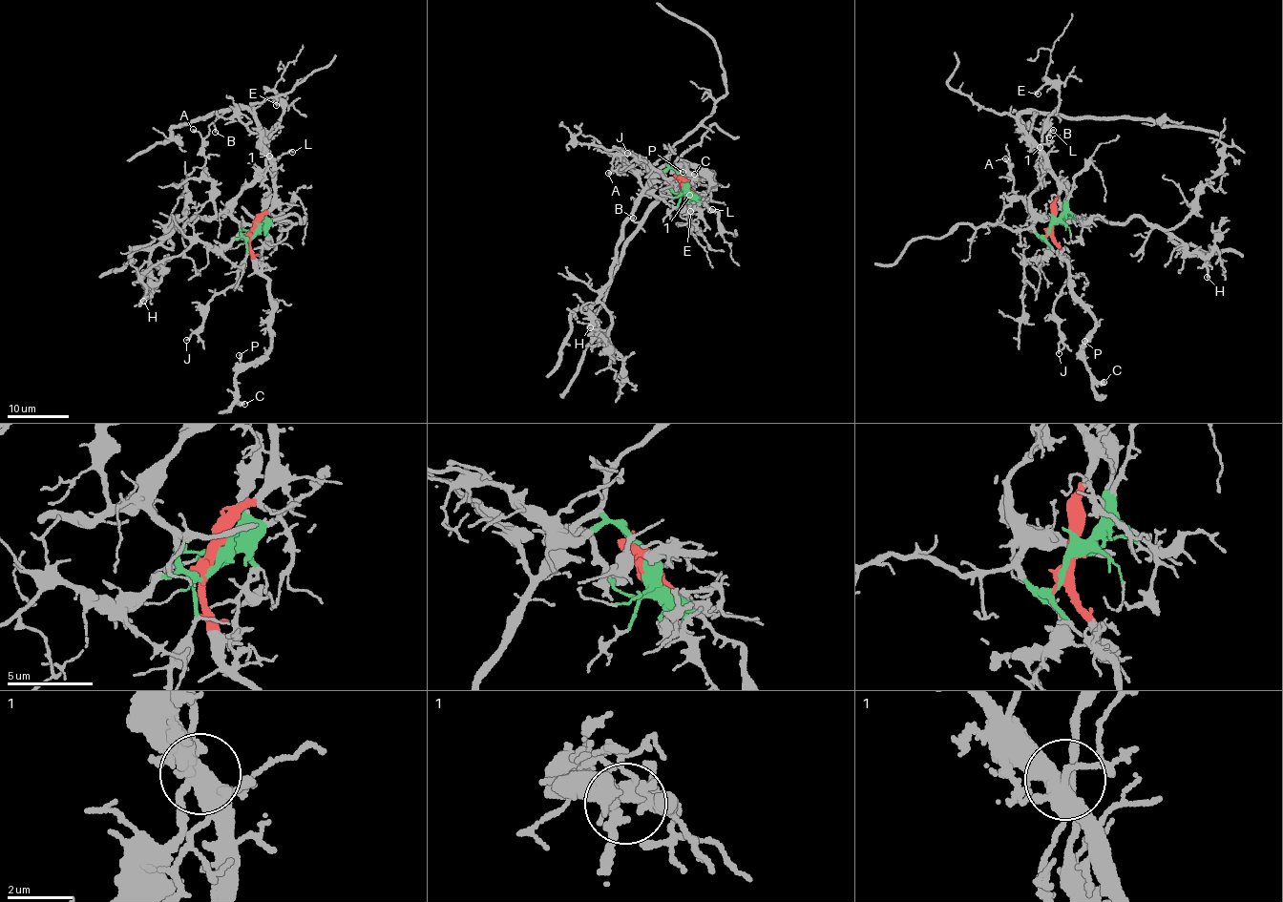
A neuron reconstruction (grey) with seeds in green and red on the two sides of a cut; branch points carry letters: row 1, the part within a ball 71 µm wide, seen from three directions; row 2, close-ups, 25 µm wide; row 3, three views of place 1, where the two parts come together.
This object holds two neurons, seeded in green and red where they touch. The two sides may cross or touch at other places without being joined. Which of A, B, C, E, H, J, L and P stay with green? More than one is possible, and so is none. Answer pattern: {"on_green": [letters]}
{"on_green": ["A", "E", "H", "J"]}

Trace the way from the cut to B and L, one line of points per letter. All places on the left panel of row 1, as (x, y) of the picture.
B: (253, 231), (256, 220), (272, 205), (275, 168), (255, 115), (243, 108), (225, 111), (215, 122), (214, 131)
L: (253, 231), (256, 220), (272, 205), (277, 158), (293, 153)

